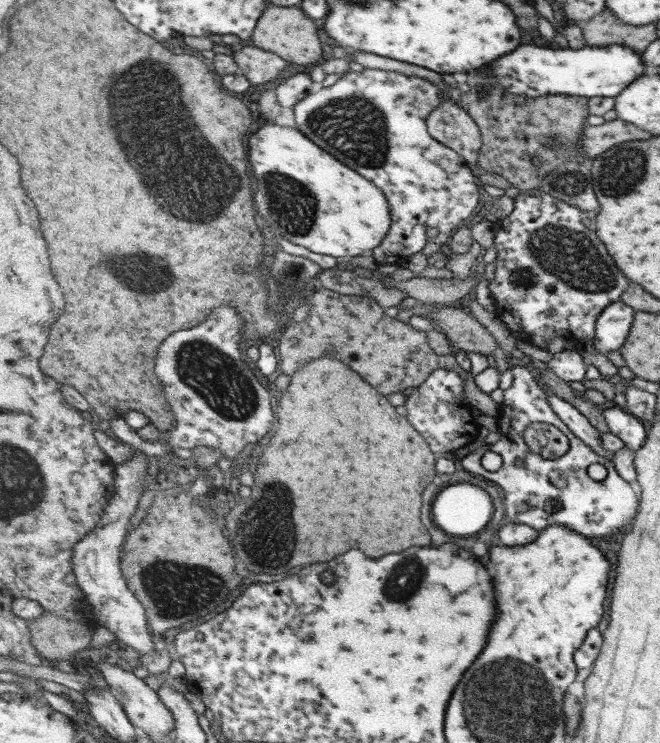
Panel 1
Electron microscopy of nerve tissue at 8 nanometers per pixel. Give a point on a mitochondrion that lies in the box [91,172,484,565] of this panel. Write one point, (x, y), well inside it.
(213, 376)

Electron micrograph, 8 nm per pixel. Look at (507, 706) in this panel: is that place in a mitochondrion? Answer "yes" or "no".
yes

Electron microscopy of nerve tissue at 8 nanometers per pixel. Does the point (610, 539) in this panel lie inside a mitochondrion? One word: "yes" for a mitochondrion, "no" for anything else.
no

